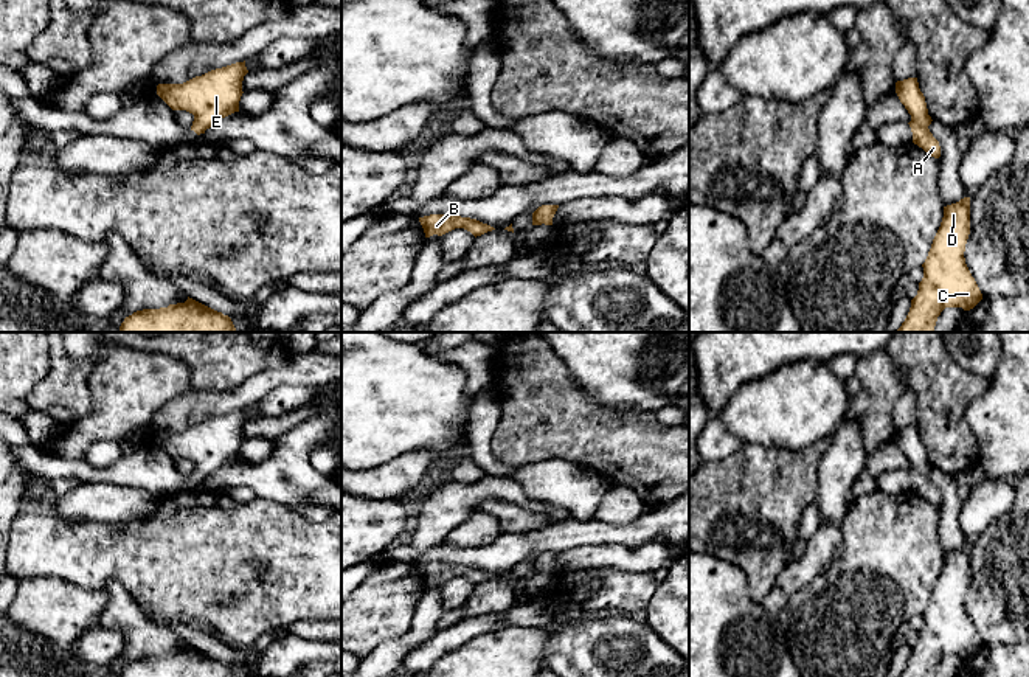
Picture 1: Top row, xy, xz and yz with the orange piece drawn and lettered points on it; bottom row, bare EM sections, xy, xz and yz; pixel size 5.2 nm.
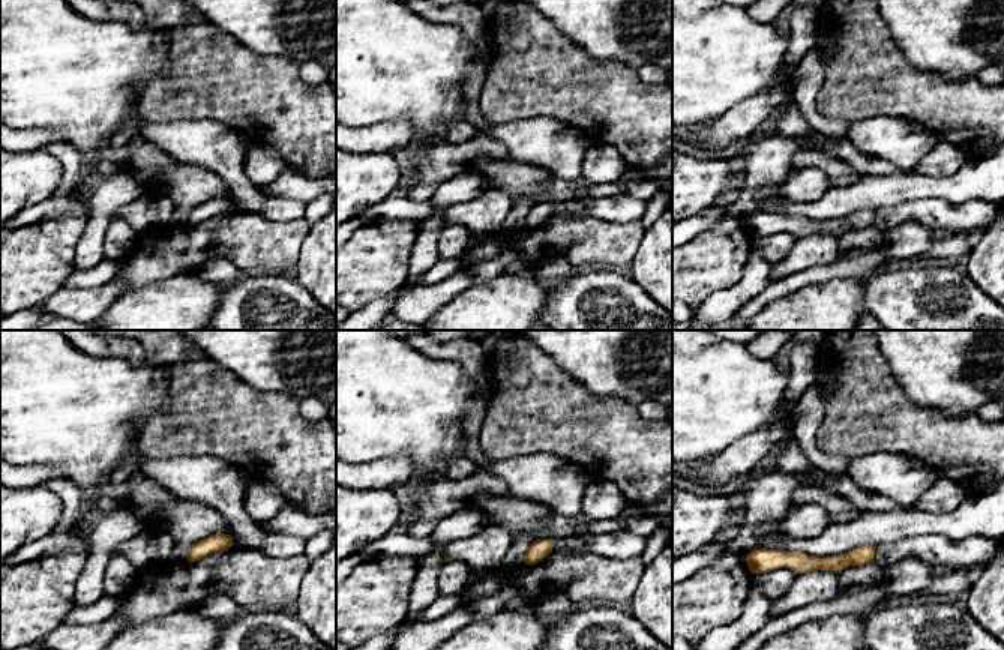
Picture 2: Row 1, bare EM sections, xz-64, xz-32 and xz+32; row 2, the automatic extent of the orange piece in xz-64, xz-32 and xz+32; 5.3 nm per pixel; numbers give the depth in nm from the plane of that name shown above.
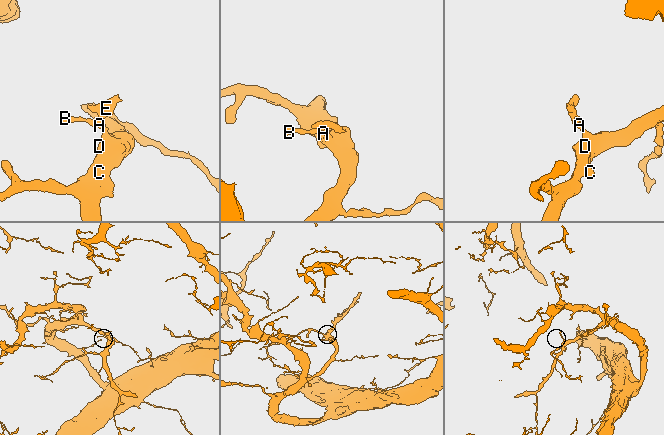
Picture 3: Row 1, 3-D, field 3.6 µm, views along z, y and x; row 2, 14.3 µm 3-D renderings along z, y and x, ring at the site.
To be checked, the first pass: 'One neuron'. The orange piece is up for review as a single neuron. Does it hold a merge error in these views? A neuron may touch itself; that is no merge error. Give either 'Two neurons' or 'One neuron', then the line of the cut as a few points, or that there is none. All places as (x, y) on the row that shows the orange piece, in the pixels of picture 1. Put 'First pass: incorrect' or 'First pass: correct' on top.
First pass: correct
One neuron. No split

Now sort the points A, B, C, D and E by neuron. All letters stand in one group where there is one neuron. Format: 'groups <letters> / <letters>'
groups A B C D E

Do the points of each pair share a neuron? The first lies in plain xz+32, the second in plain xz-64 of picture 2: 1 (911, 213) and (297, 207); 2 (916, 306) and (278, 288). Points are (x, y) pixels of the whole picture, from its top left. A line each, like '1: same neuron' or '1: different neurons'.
1: same neuron
2: same neuron

